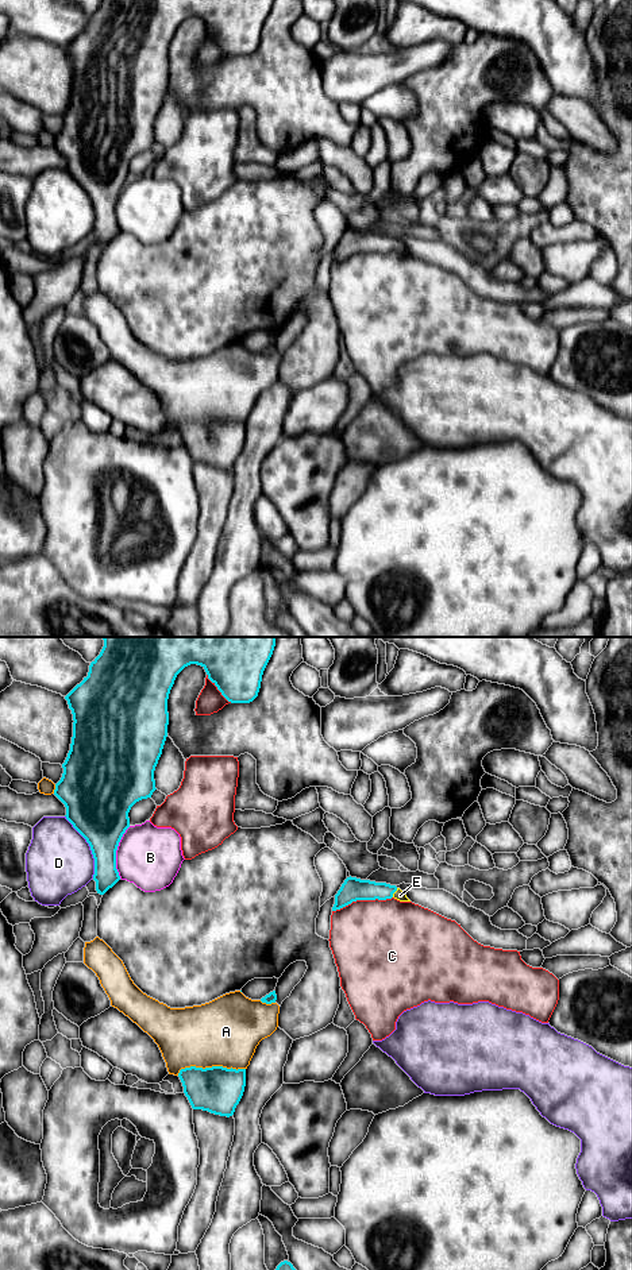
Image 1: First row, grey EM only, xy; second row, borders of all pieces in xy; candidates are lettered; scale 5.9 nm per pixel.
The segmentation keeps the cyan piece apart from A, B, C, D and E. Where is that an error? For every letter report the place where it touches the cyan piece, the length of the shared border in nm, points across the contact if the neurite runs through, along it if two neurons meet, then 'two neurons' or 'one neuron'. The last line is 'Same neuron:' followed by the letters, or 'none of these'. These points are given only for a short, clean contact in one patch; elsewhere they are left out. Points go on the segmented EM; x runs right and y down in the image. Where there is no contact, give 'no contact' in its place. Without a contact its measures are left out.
A: meets cyan in xy at (209, 1068); contact 400 nm long; two neurons
B: meets cyan in xy at (115, 852); contact 320 nm long; two neurons
C: meets cyan in xy at (362, 899); contact 380 nm long; two neurons
D: meets cyan in xy at (89, 845); contact 420 nm long; two neurons
E: meets cyan in xy at (394, 891); contact 70 nm long; runs through xy (353, 888), (394, 891), (400, 895); one neuron
Same neuron: E

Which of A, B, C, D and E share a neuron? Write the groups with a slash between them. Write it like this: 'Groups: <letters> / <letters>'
Groups: A / B / C / D / E

